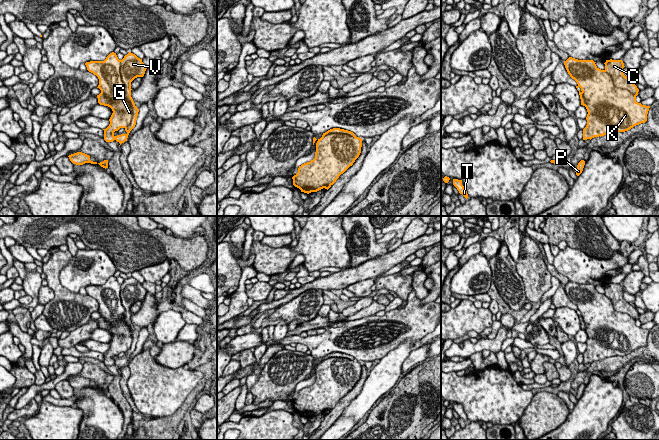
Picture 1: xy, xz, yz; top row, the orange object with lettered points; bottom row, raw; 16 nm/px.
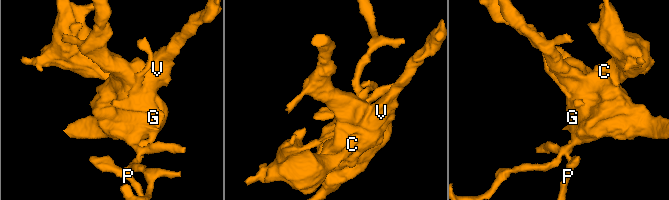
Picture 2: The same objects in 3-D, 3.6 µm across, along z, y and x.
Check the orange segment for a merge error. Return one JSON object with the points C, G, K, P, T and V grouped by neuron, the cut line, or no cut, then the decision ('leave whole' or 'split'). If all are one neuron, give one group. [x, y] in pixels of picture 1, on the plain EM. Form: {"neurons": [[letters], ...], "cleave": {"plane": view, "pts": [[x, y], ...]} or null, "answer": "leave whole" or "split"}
{"neurons": [["C", "P", "V"], ["G", "K", "T"]], "cleave": {"plane": "xy", "pts": [[120, 284], [123, 321], [132, 336], [131, 346], [125, 352]]}, "answer": "split"}

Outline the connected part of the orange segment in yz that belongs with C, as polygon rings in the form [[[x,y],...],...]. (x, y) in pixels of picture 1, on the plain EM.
[[[606,284],[605,288],[605,296],[607,296],[613,304],[613,307],[616,311],[627,313],[629,316],[638,319],[639,313],[637,310],[624,299],[623,292],[624,287],[622,284]]]

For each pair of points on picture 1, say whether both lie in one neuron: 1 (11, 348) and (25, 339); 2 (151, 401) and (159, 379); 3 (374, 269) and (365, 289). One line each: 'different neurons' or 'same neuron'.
1: different neurons
2: same neuron
3: different neurons

